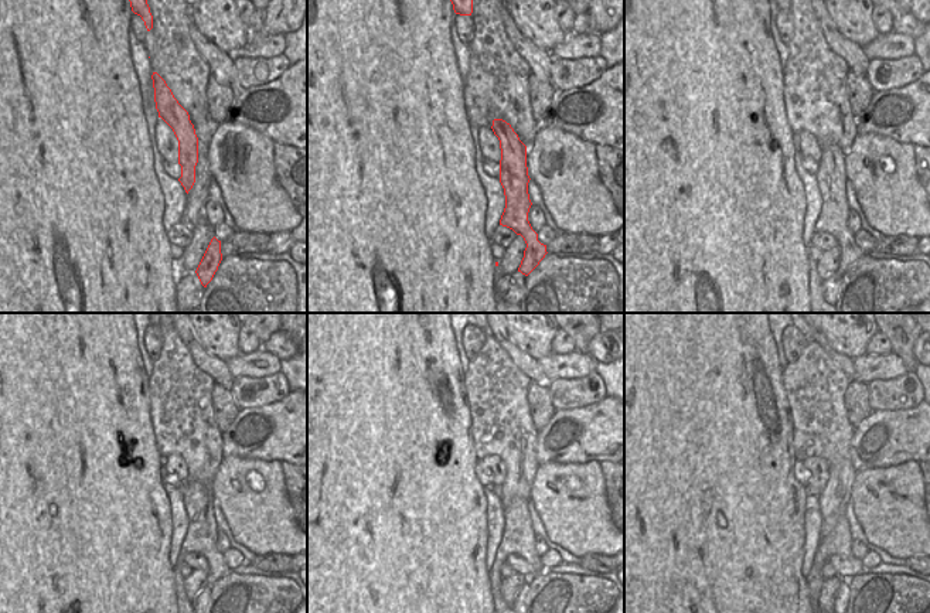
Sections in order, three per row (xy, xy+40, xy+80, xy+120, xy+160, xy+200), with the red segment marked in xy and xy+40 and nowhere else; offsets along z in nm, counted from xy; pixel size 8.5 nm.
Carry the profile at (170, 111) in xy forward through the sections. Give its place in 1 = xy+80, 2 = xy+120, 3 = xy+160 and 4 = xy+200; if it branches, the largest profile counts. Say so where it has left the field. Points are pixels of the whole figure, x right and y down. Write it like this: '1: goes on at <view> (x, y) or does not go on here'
1: goes on at xy+80 (831, 177)
2: goes on at xy+120 (201, 534)
3: goes on at xy+160 (518, 537)
4: goes on at xy+200 (840, 540)

